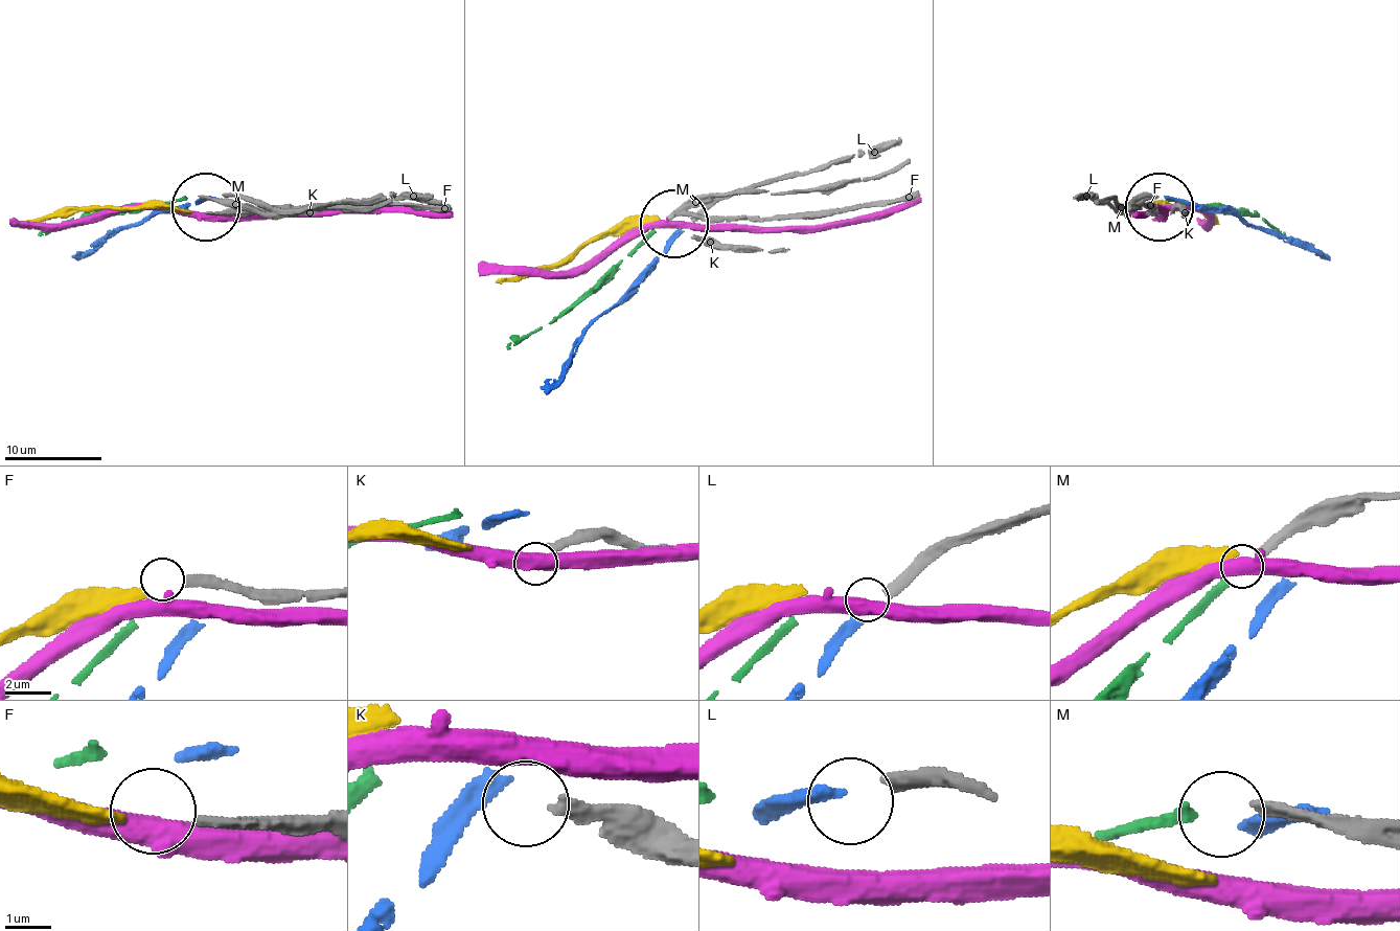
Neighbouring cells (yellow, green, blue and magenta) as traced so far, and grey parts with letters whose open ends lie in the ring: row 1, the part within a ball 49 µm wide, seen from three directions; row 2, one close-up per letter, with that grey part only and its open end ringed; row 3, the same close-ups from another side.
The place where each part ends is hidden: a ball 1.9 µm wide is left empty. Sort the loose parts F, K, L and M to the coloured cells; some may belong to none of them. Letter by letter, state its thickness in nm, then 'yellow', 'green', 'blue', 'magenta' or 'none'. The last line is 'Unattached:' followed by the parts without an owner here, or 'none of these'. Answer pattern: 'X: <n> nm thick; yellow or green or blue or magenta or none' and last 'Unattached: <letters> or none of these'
F: 300 nm thick; yellow
K: 360 nm thick; none
L: 360 nm thick; blue
M: 320 nm thick; green
Unattached: K

